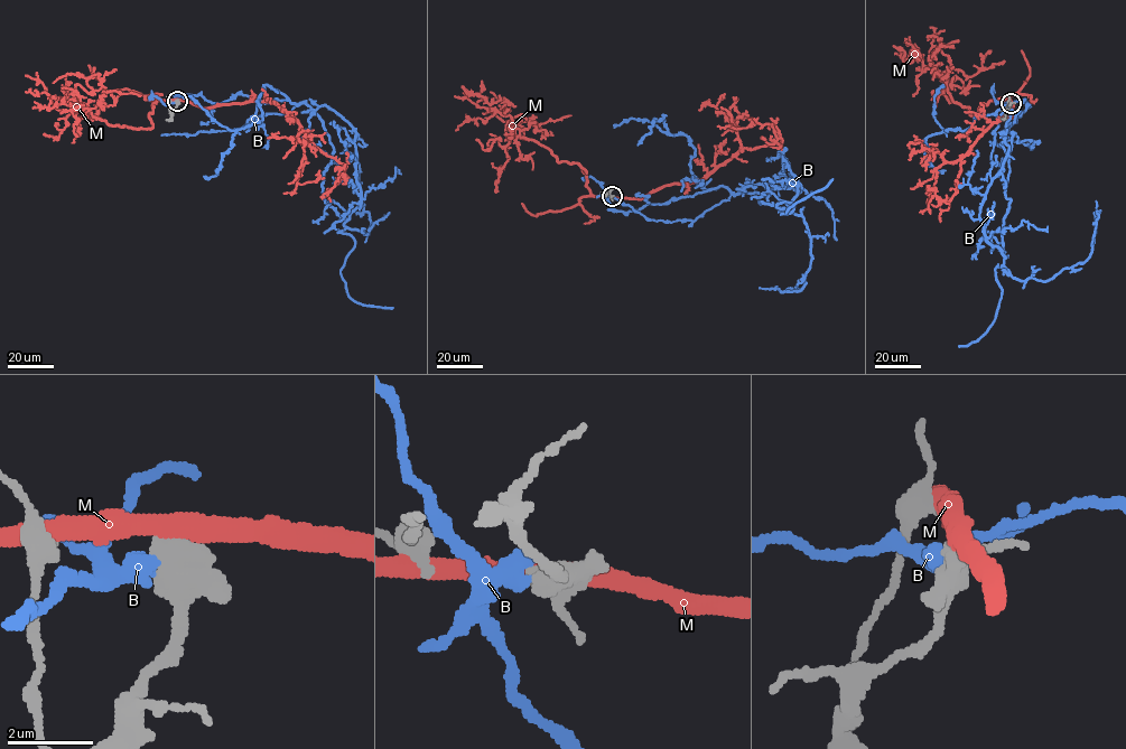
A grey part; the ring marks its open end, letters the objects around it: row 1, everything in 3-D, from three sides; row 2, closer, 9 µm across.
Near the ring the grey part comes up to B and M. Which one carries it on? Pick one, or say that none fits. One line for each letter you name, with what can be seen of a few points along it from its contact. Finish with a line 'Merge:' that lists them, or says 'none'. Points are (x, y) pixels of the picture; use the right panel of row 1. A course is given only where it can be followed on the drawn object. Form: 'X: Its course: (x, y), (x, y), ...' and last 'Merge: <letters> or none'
Merge: none

